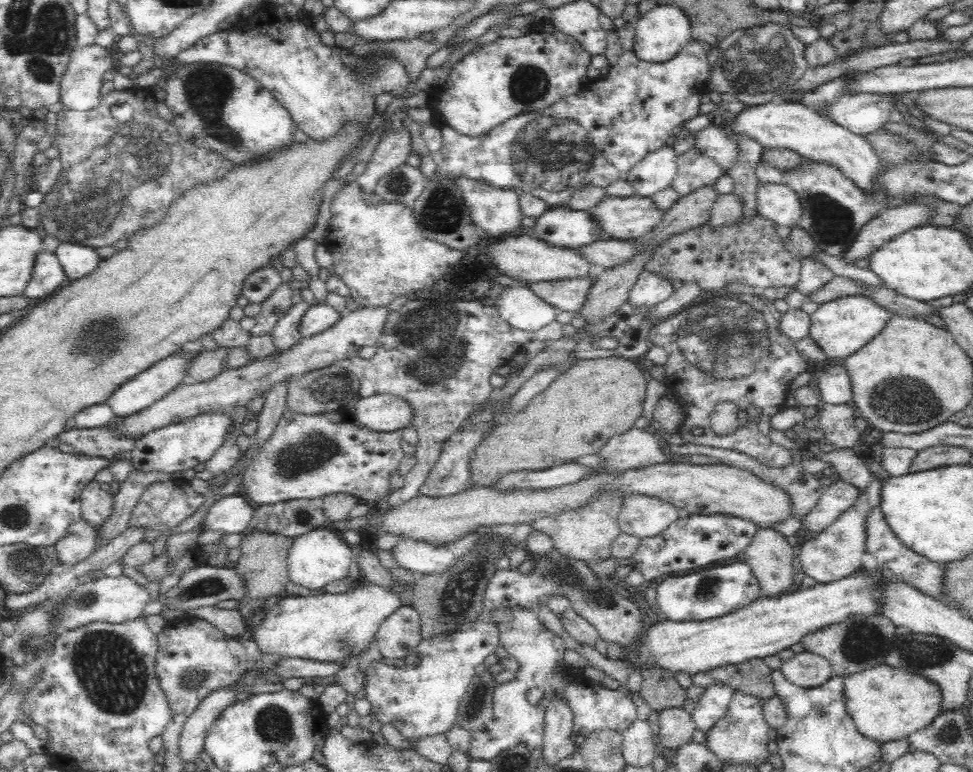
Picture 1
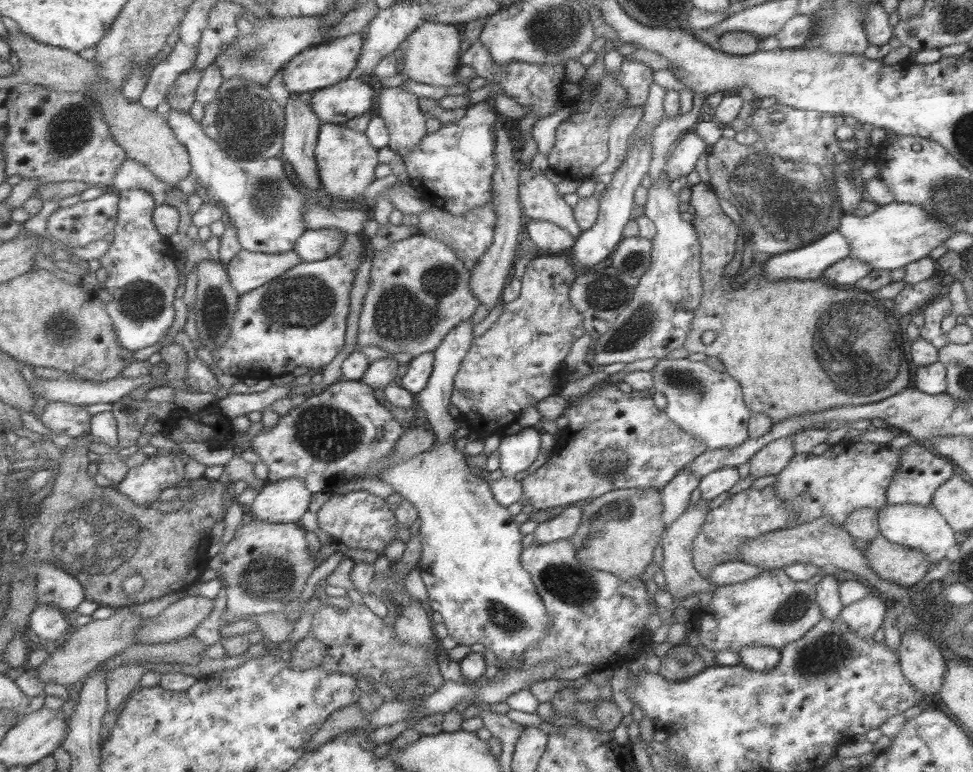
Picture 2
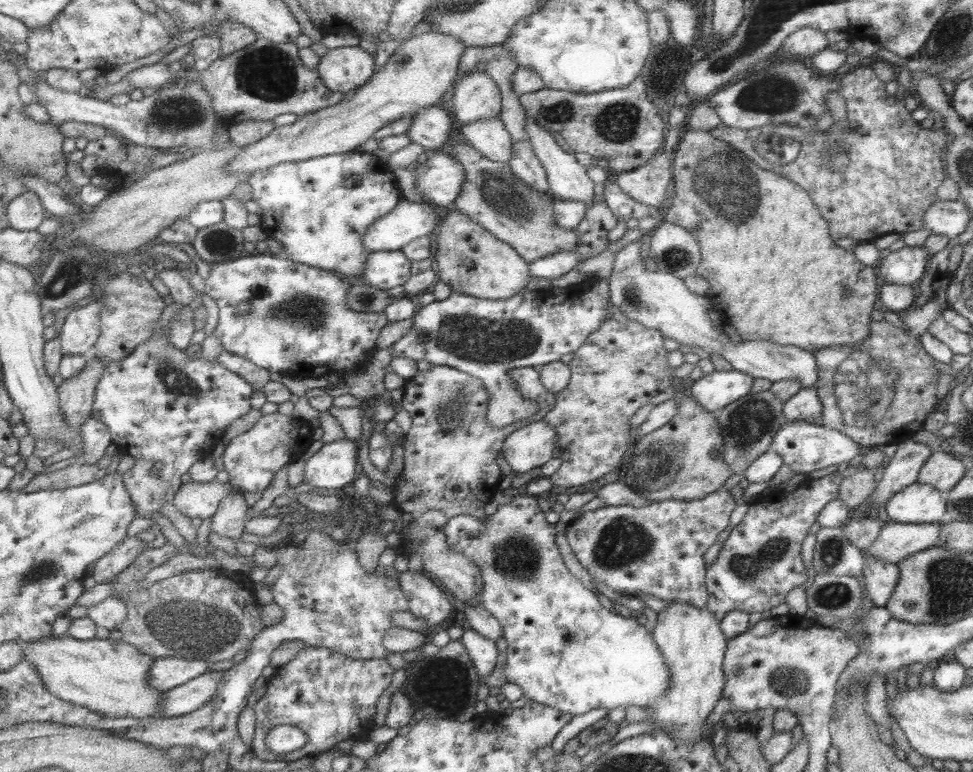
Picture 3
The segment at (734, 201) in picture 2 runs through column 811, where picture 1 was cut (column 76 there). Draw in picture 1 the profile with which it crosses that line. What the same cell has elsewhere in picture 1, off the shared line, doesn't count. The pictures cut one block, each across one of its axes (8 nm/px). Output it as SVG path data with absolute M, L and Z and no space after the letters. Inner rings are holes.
M133 86L112 90L101 96L96 108L87 111L63 108L57 113L54 145L60 152L62 174L38 209L42 230L46 234L56 235L60 242L78 242L94 249L114 245L120 240L130 241L139 231L165 222L171 207L186 194L186 190L226 178L226 174L232 170L232 163L213 150L195 148L189 141L182 139L176 124L160 117L156 103L152 89ZM125 102L133 108L133 116L123 123L112 117L110 108Z

